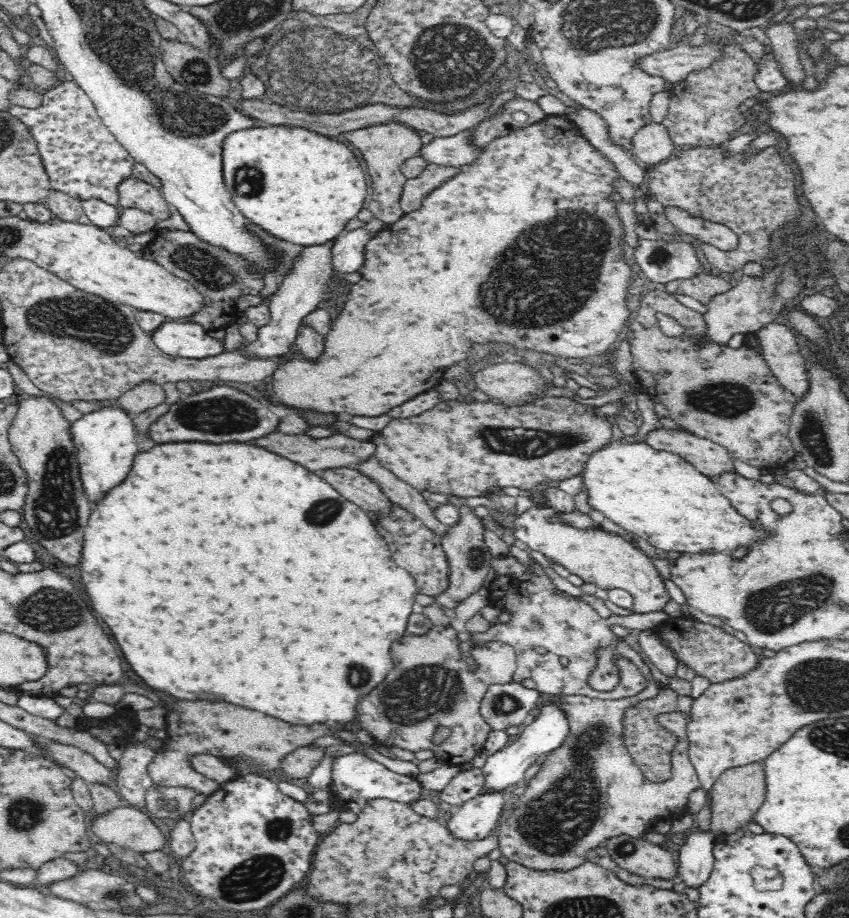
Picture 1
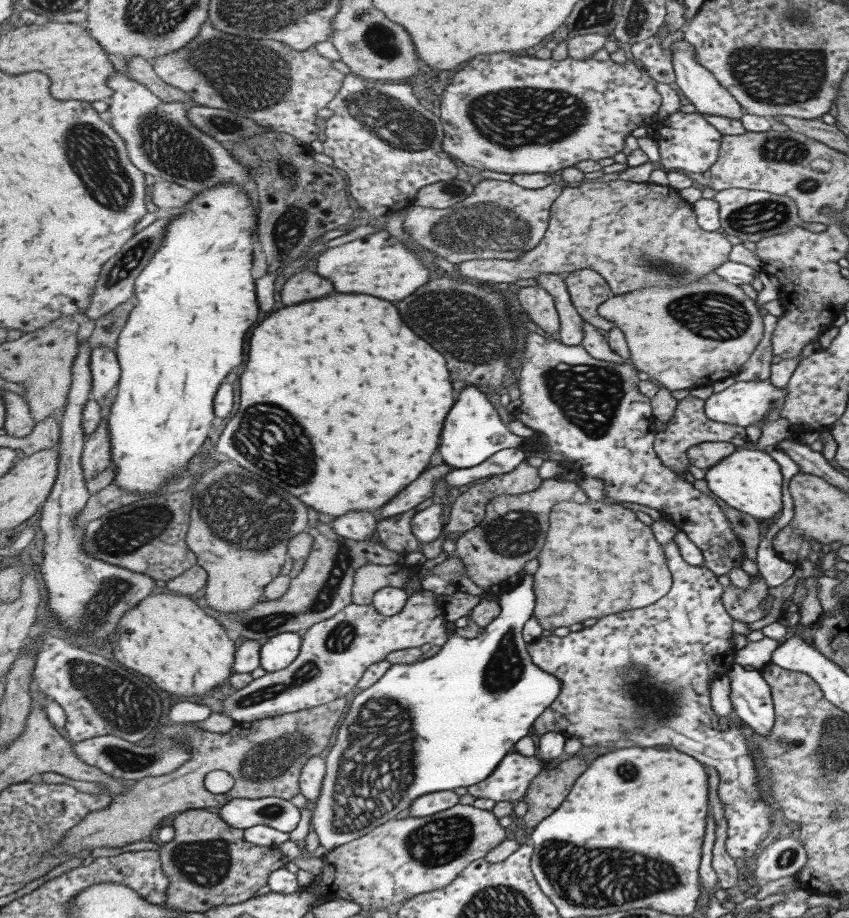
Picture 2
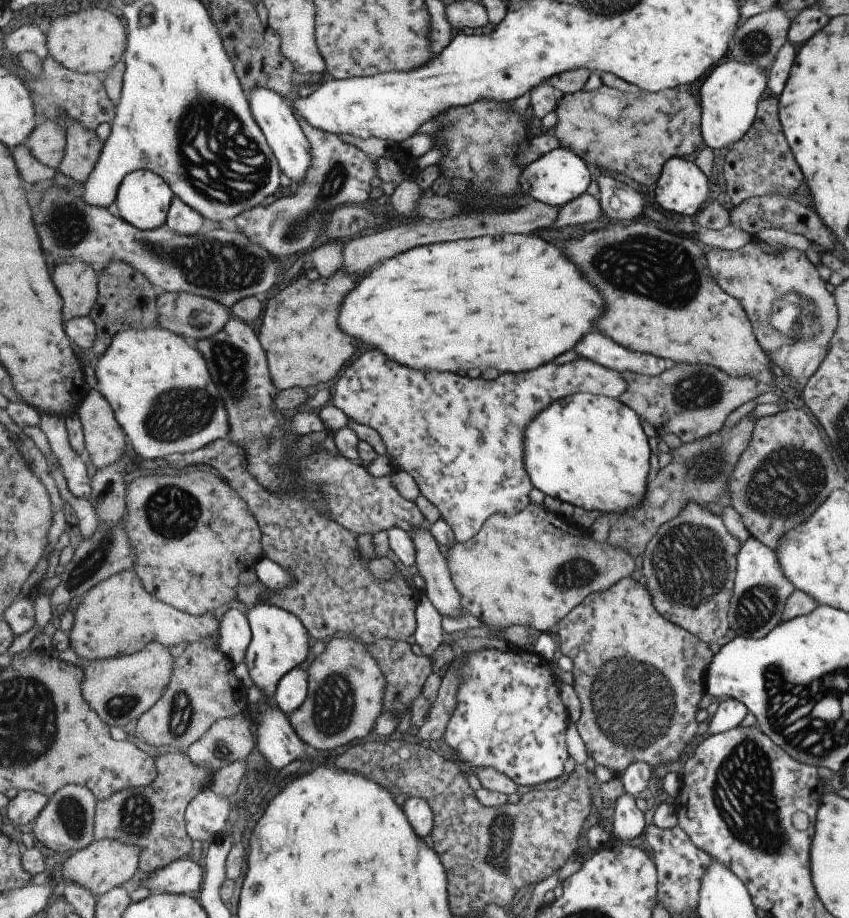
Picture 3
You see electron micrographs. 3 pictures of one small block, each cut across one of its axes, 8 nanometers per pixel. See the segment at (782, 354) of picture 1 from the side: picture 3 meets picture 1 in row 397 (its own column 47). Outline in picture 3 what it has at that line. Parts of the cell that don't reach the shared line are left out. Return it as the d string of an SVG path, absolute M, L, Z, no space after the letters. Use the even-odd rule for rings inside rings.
M25 790L15 800L11 800L11 804L7 808L9 822L13 822L19 828L25 824L37 822L37 818L49 806L49 802L51 802L49 794L43 794L37 790Z

